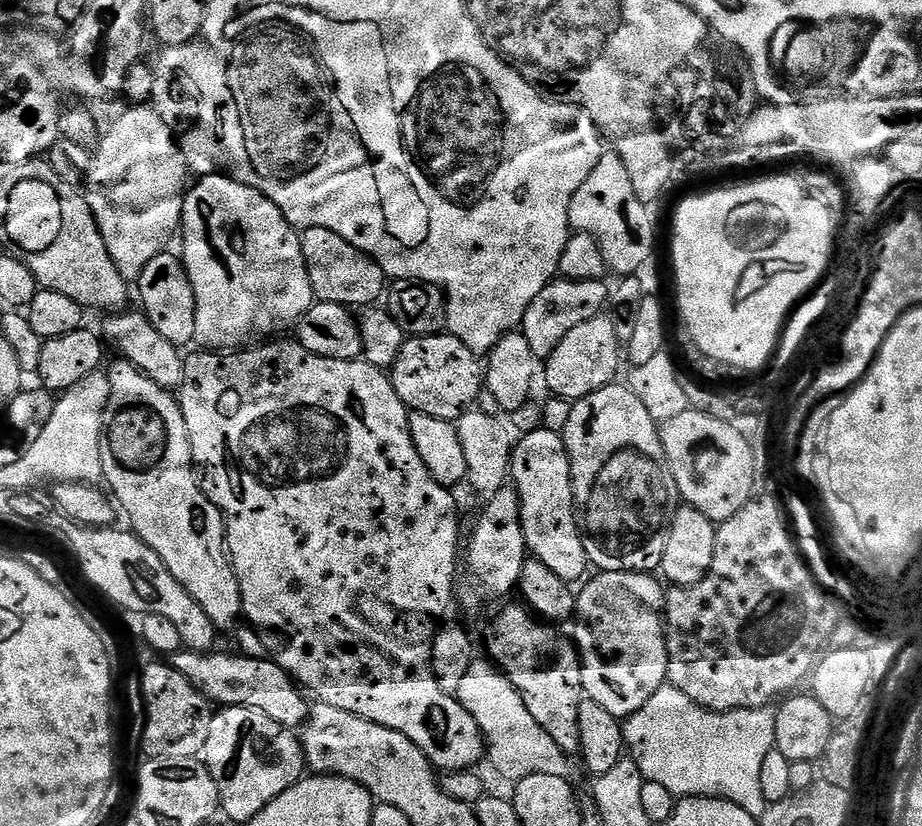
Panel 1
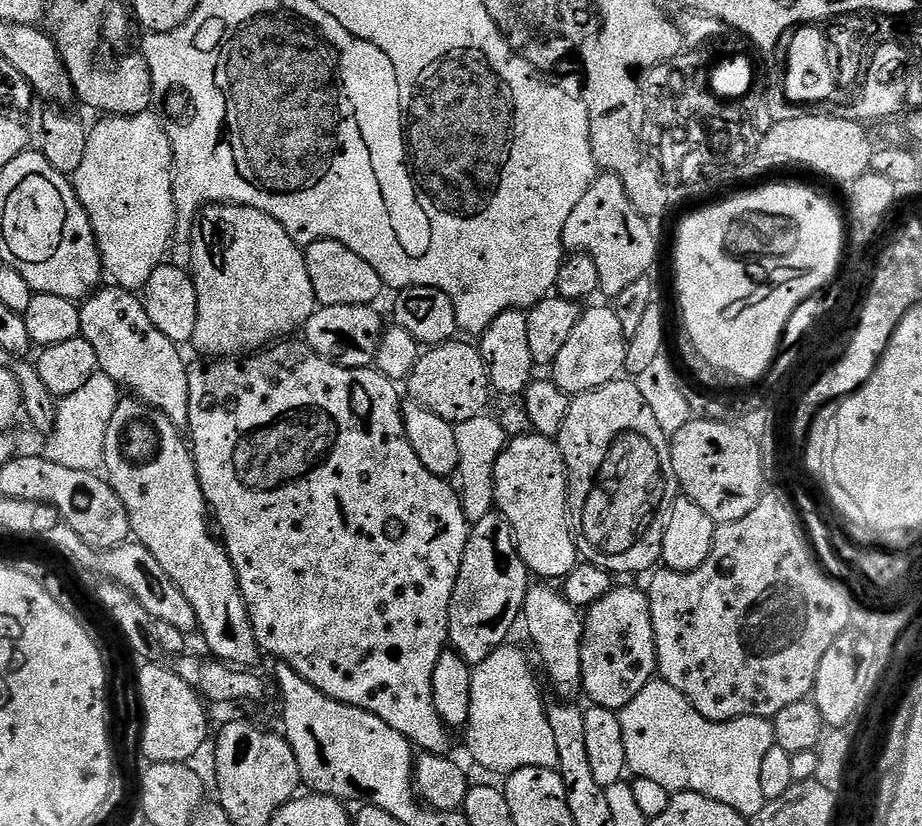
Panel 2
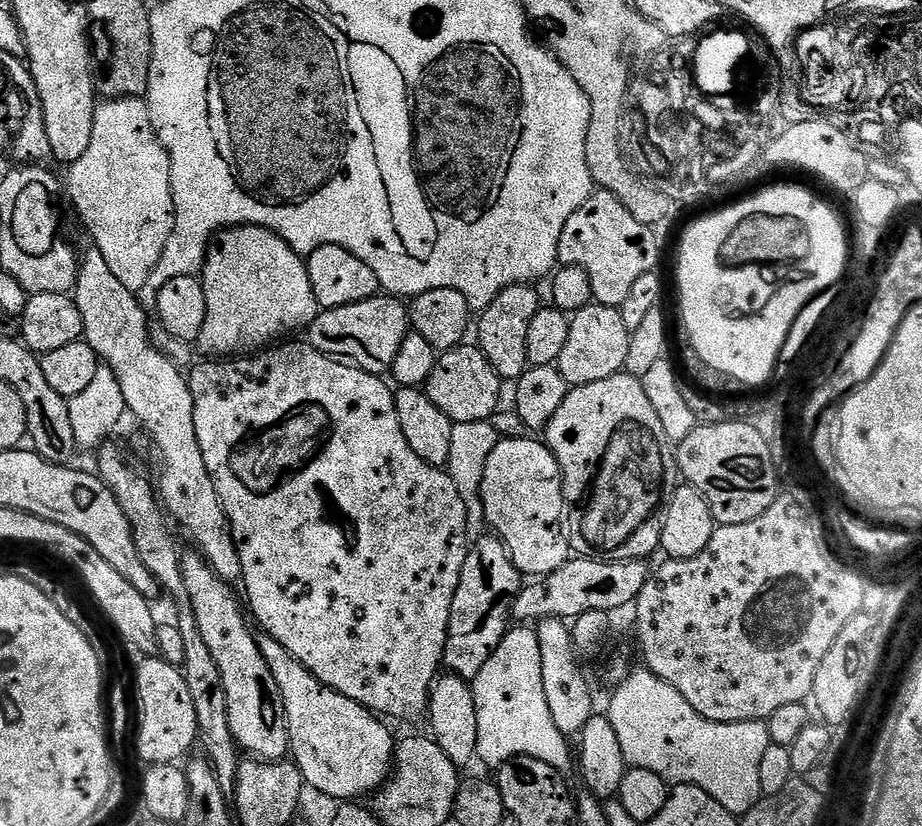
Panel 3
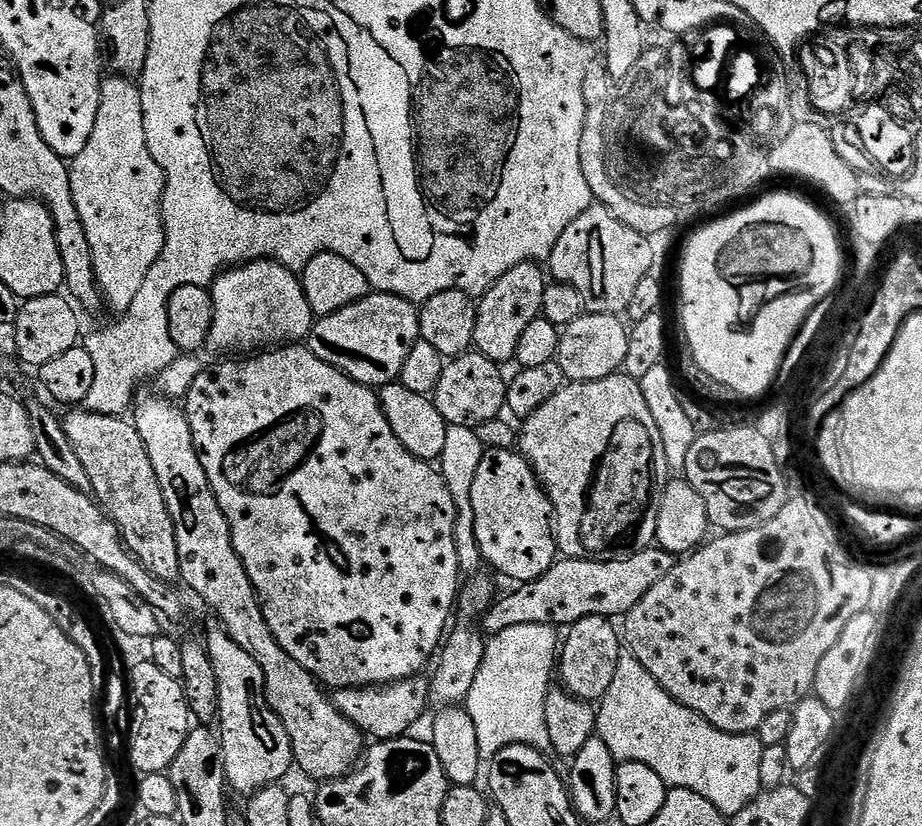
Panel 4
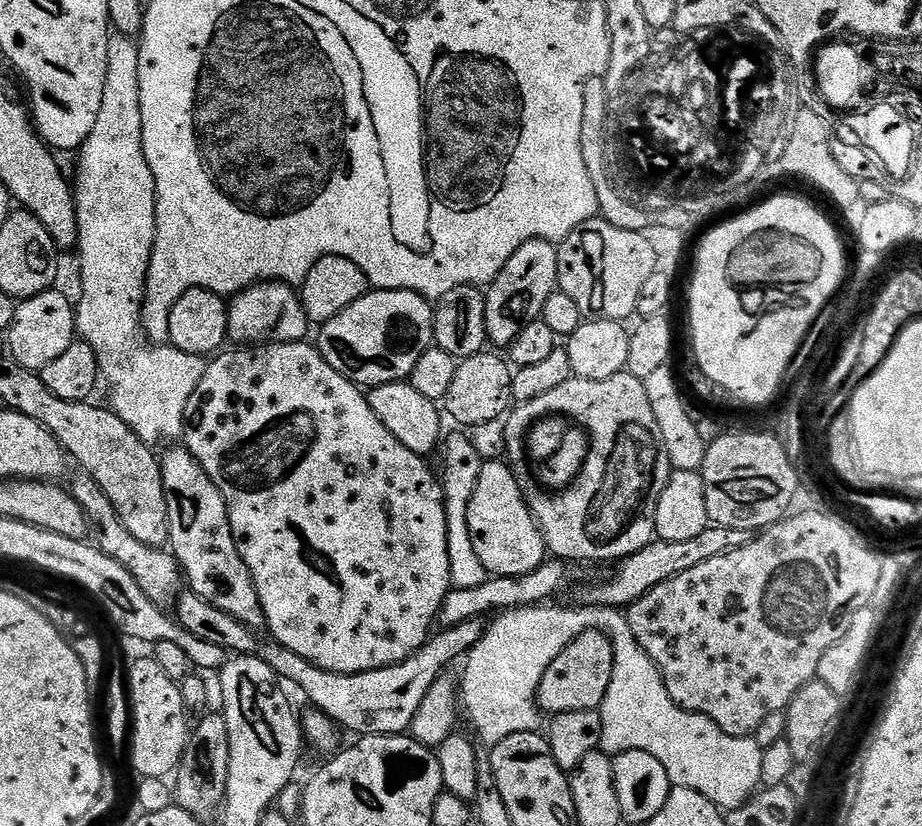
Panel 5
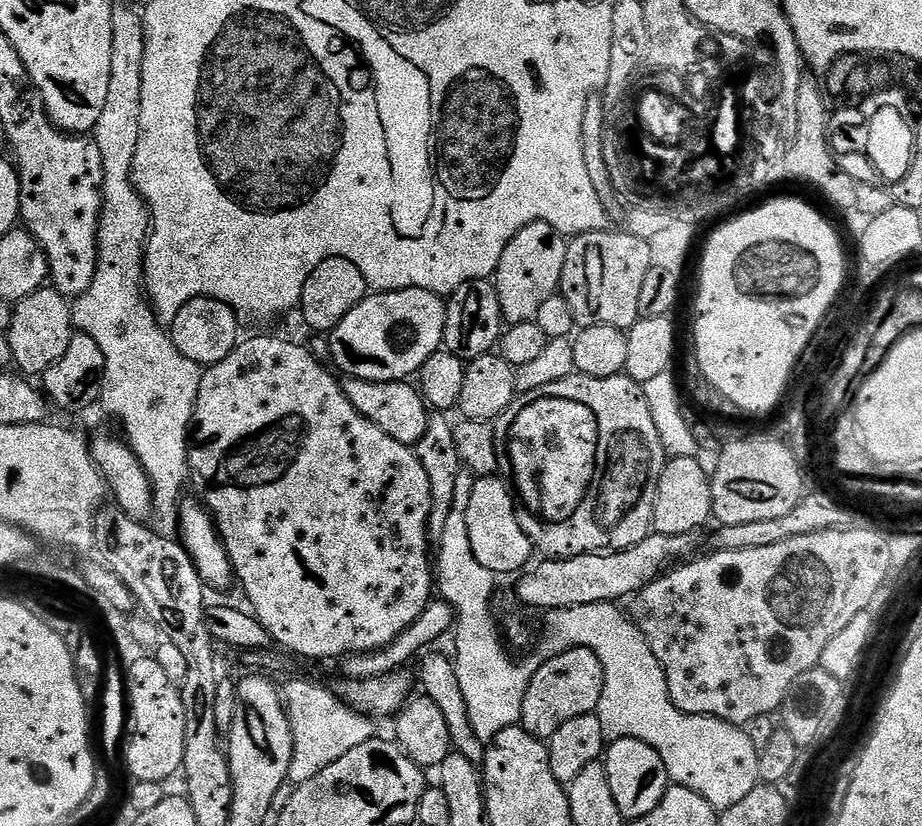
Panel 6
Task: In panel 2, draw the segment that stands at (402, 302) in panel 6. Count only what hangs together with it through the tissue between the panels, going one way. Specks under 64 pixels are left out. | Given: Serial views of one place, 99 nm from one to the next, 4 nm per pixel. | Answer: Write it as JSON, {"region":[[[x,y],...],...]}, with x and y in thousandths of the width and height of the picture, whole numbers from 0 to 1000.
{"region":[[[347,370],[339,378],[328,398],[329,410],[343,425],[344,431],[372,446],[401,446],[408,439],[412,408],[419,392],[412,389],[407,372]]]}

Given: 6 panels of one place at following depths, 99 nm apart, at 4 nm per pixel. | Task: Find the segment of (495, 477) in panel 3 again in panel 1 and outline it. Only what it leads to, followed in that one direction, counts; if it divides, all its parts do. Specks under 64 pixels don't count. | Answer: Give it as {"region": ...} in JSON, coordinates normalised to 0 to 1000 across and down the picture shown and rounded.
{"region":[[[582,516],[565,533],[563,529],[555,545],[553,586],[564,604],[566,646],[570,651],[576,677],[601,690],[605,700],[617,705],[632,703],[633,691],[639,691],[640,684],[633,651],[625,632],[620,565],[611,527]]]}

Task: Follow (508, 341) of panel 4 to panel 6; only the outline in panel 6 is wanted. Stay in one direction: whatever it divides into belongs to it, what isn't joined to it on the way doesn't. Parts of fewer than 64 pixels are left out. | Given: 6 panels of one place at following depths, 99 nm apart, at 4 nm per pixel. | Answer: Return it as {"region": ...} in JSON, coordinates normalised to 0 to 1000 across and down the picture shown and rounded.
{"region":[[[579,269],[562,278],[562,283],[557,283],[536,331],[538,355],[544,370],[548,393],[580,389],[588,366],[606,355],[610,322],[614,322],[615,301],[614,287],[592,269]]]}

